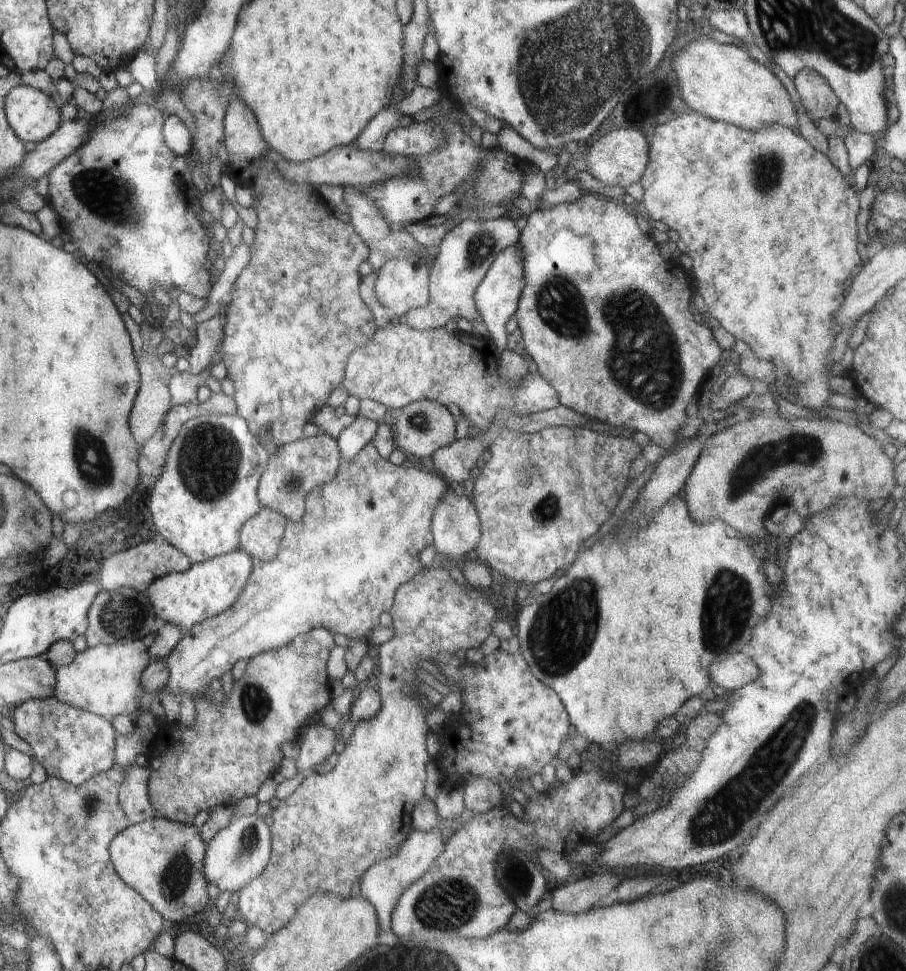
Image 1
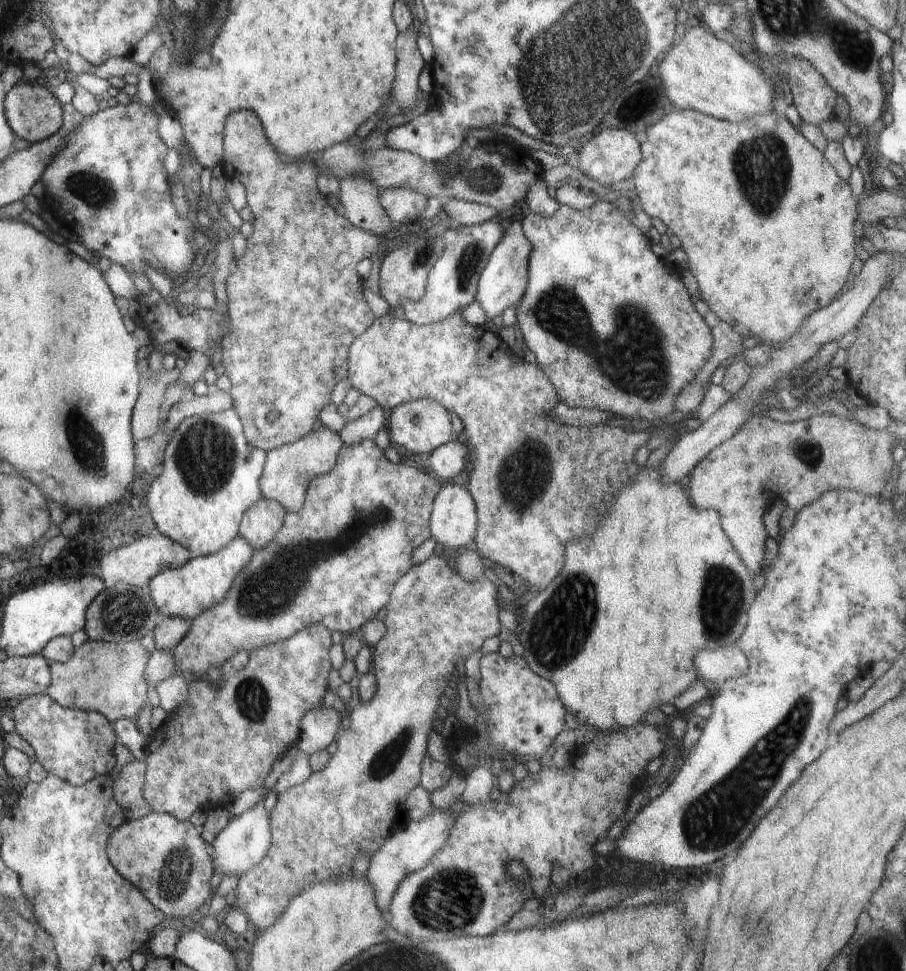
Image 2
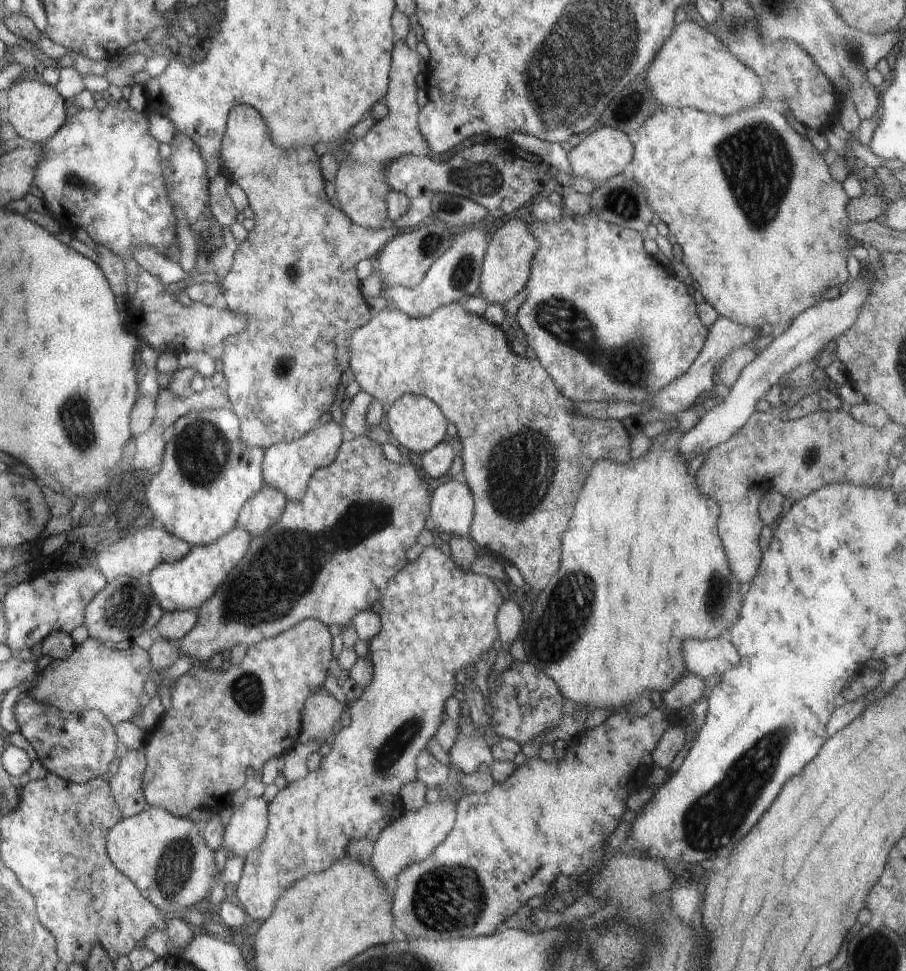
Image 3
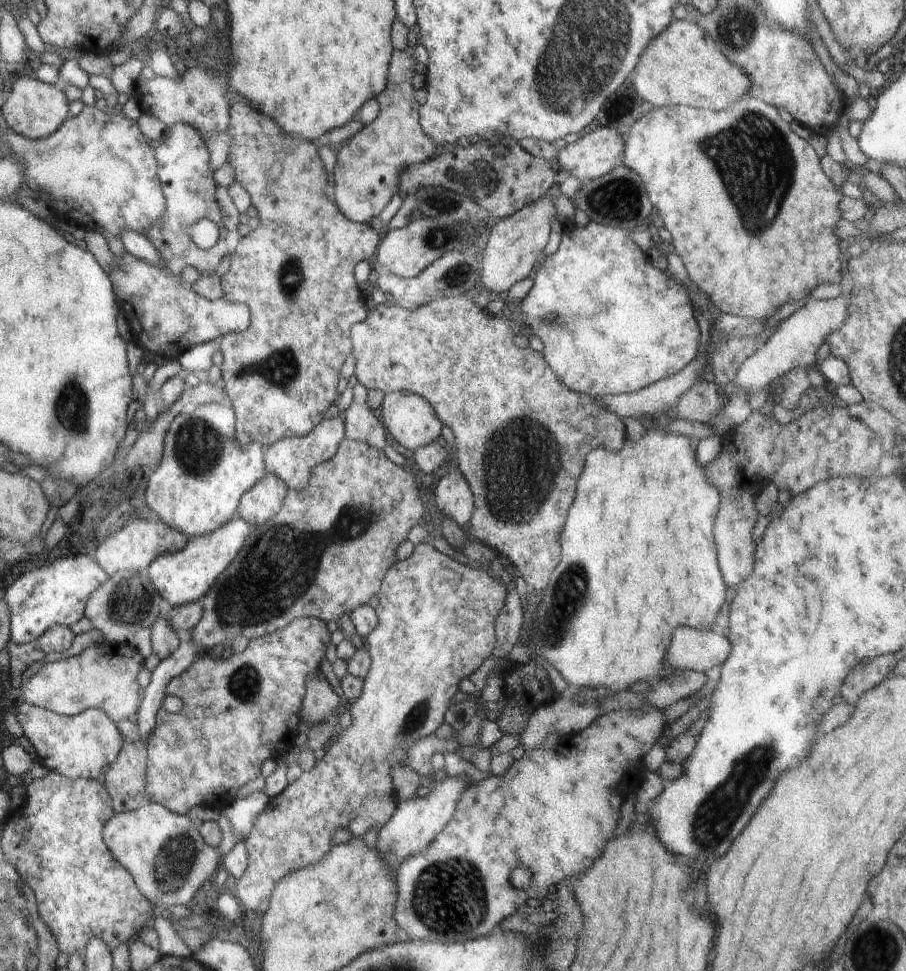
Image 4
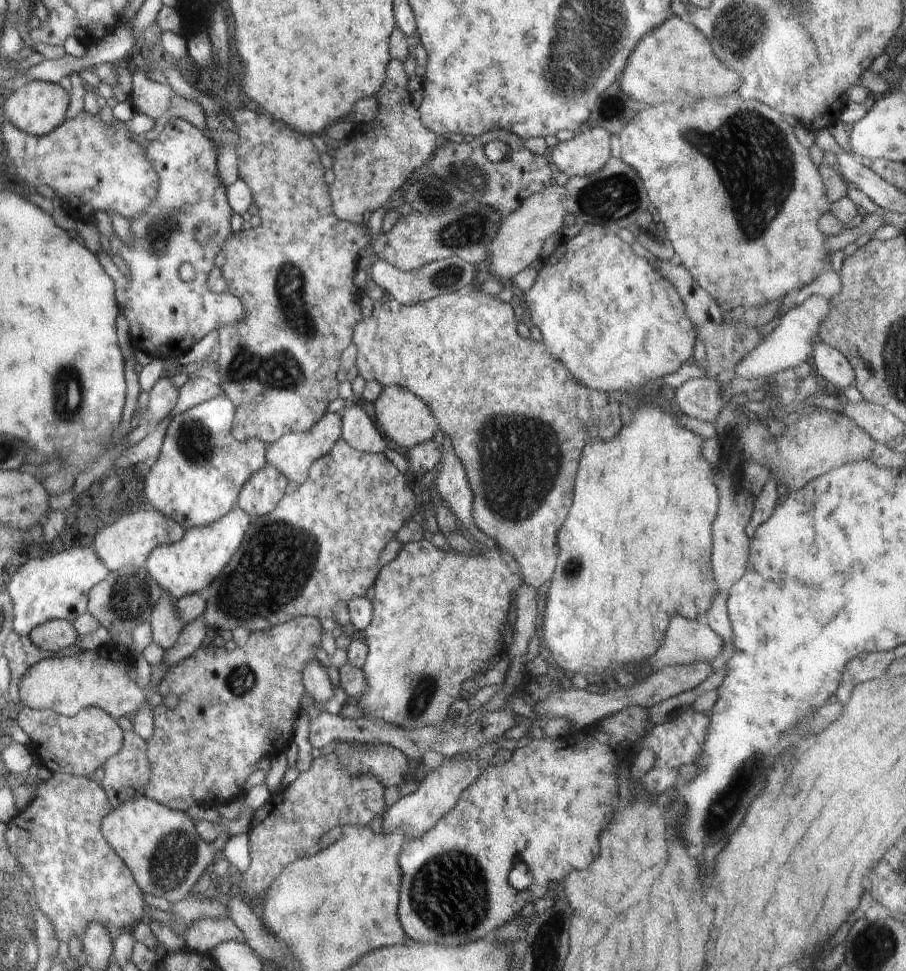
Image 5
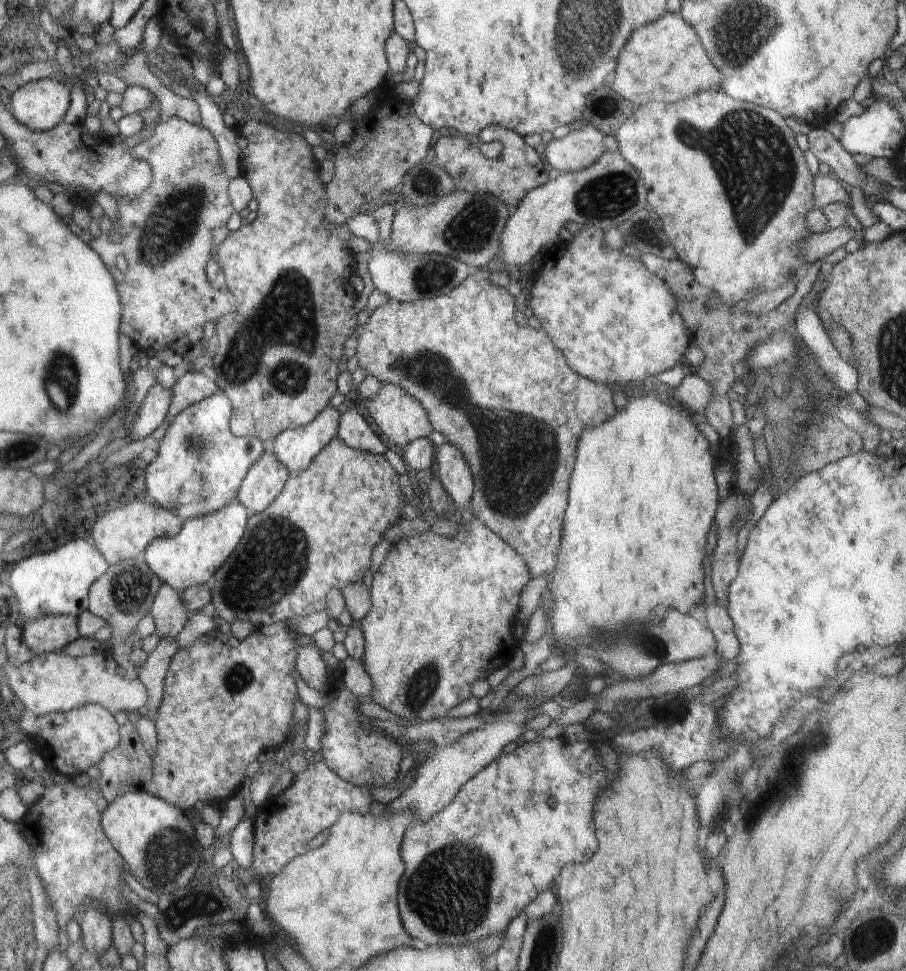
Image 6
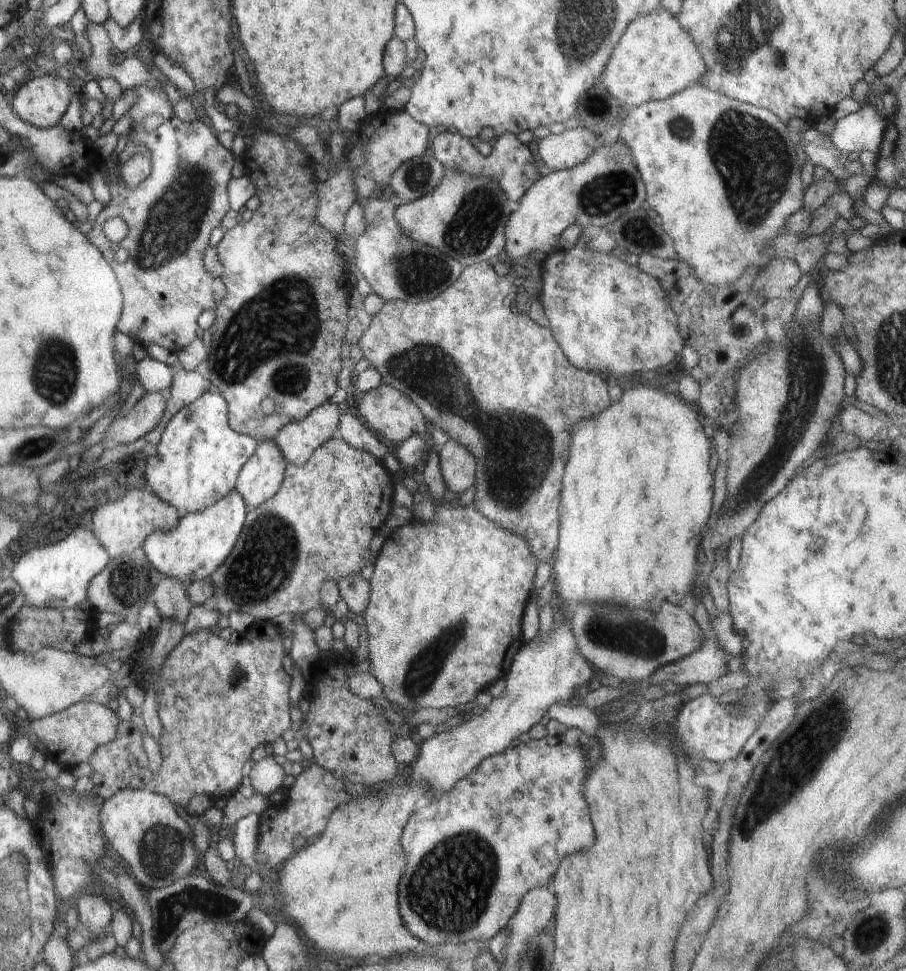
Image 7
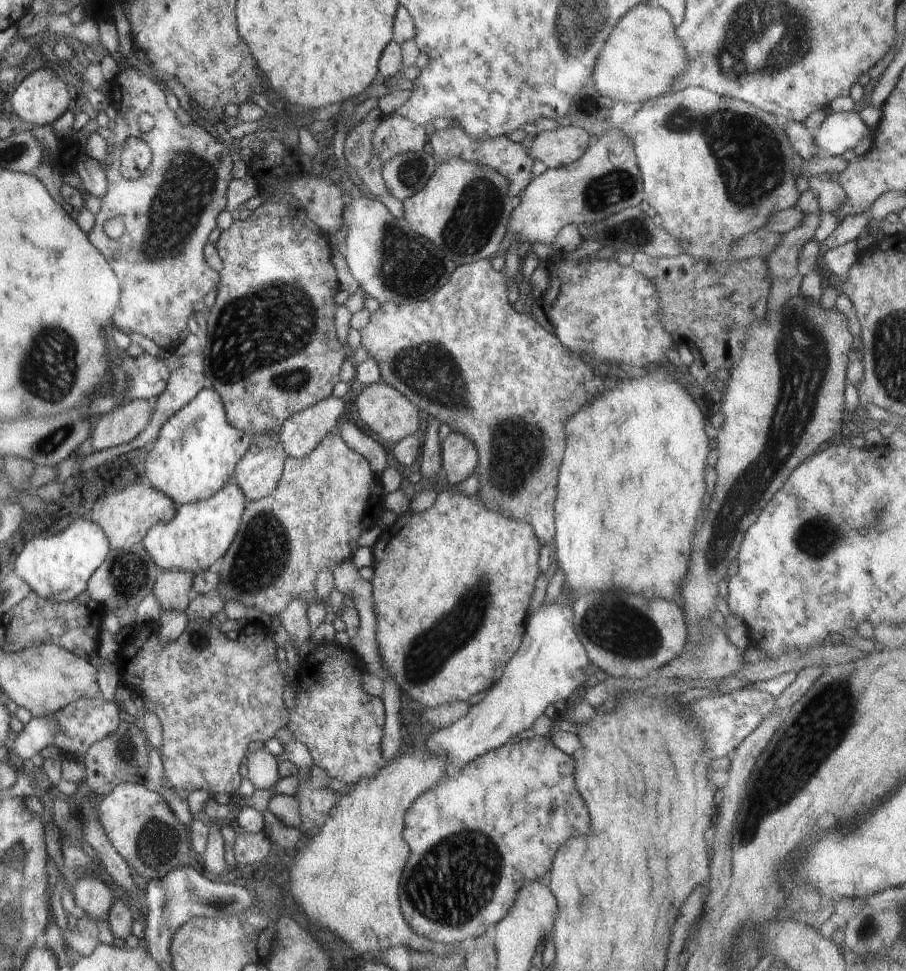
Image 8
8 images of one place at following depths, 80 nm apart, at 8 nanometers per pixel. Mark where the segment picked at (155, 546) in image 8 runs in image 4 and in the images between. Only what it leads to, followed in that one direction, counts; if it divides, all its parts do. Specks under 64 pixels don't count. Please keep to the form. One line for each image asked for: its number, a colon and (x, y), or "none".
4: (181, 578)
5: (190, 566)
6: (191, 558)
7: (201, 542)

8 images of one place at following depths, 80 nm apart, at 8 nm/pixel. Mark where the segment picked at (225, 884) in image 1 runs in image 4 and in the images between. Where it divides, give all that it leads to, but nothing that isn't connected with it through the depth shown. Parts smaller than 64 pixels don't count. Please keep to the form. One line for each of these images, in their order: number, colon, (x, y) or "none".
2: (243, 843)
3: (246, 830)
4: (241, 816)

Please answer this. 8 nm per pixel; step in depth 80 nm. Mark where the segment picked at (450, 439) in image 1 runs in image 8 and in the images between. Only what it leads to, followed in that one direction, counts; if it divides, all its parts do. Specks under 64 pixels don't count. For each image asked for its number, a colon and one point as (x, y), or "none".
2: (420, 425)
3: (416, 422)
4: (410, 419)
5: (405, 418)
6: (401, 418)
7: (389, 412)
8: (388, 413)

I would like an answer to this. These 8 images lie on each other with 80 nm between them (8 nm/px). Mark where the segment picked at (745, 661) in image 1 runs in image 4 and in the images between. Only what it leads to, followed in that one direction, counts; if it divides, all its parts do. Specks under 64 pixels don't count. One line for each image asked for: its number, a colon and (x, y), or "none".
2: (720, 665)
3: (713, 657)
4: (698, 650)

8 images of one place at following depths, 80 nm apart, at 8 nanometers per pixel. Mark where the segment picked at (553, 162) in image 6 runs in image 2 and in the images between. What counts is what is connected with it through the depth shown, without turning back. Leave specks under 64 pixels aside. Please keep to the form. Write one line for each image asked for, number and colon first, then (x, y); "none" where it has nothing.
2: (612, 156)
3: (606, 152)
4: (598, 151)
5: (585, 154)

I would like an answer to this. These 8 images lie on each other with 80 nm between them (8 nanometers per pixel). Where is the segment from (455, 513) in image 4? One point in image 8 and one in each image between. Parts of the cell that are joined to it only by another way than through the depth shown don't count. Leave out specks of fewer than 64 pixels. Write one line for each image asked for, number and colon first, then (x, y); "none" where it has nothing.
5: (452, 484)
6: (452, 468)
7: (457, 464)
8: (459, 458)

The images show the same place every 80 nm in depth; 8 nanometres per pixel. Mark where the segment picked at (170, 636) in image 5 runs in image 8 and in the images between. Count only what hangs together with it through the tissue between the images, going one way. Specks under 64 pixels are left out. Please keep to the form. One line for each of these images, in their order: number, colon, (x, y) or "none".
6: (169, 612)
7: (170, 596)
8: (174, 591)

